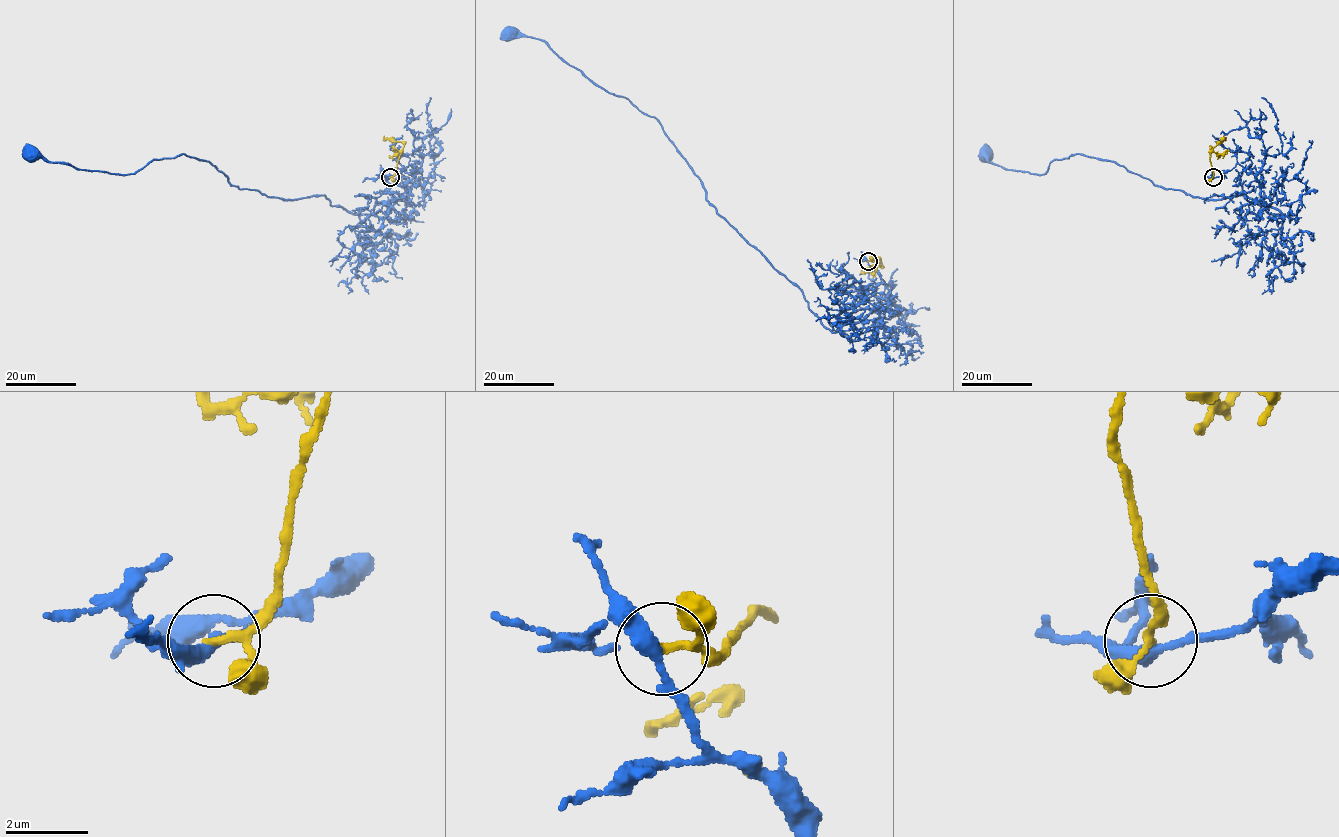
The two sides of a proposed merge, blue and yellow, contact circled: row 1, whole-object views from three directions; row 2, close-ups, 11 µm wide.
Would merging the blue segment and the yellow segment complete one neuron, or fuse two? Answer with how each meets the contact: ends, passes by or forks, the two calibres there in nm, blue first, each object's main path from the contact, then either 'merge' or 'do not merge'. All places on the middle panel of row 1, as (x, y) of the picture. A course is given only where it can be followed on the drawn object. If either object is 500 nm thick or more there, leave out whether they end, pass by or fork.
blue passes by | yellow passes by | 320/170 nm | blue via (868, 261), (889, 304), (857, 310), (831, 332), (802, 291), (706, 199), (661, 124), (544, 41), (509, 36) | yellow via (868, 261), (878, 258), (881, 262), (878, 267), (862, 271) | do not merge

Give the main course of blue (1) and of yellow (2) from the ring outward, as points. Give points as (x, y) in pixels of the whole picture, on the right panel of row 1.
1: (1213, 177), (1238, 163), (1267, 211), (1284, 214), (1243, 196), (1193, 198), (1083, 155), (1035, 174), (988, 154)
2: (1213, 177), (1210, 151), (1223, 135)

